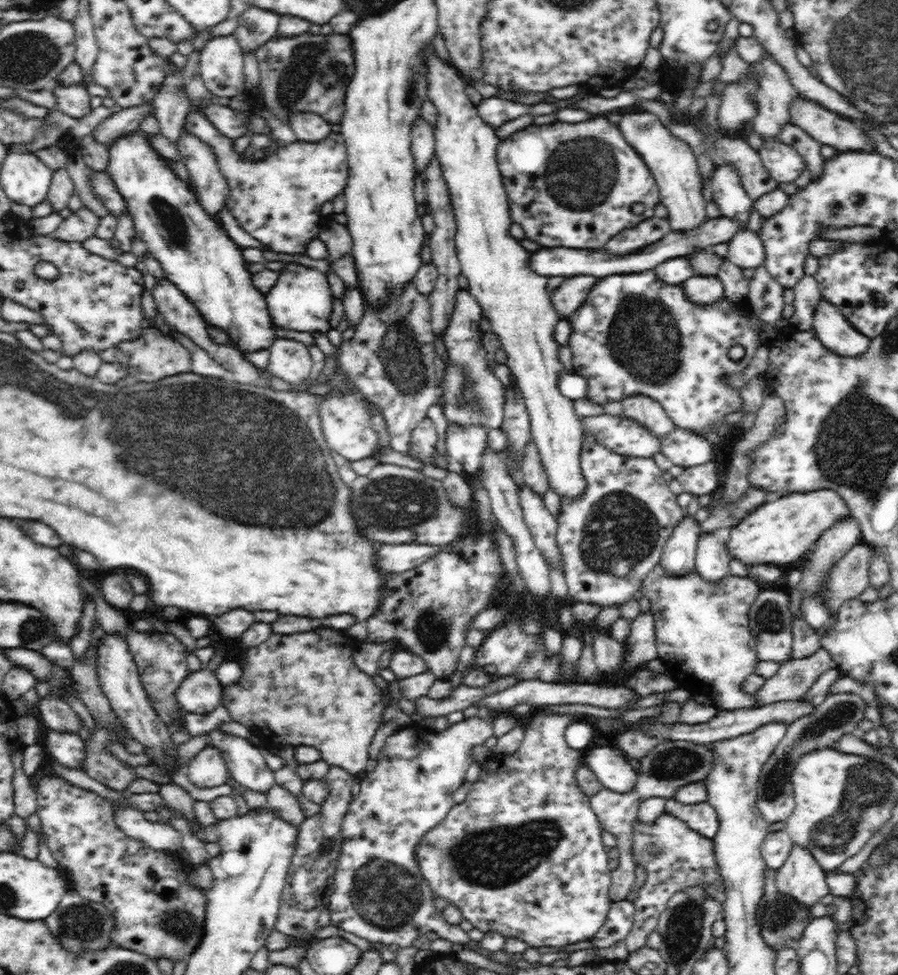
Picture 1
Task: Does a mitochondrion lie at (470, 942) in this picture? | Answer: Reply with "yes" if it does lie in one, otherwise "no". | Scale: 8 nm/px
no

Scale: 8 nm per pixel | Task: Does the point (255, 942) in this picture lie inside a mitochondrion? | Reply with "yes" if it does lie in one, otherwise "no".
no

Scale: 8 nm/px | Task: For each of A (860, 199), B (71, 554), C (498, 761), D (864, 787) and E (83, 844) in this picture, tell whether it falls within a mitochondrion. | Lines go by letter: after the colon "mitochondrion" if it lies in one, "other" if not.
A: other
B: other
C: other
D: mitochondrion
E: other

